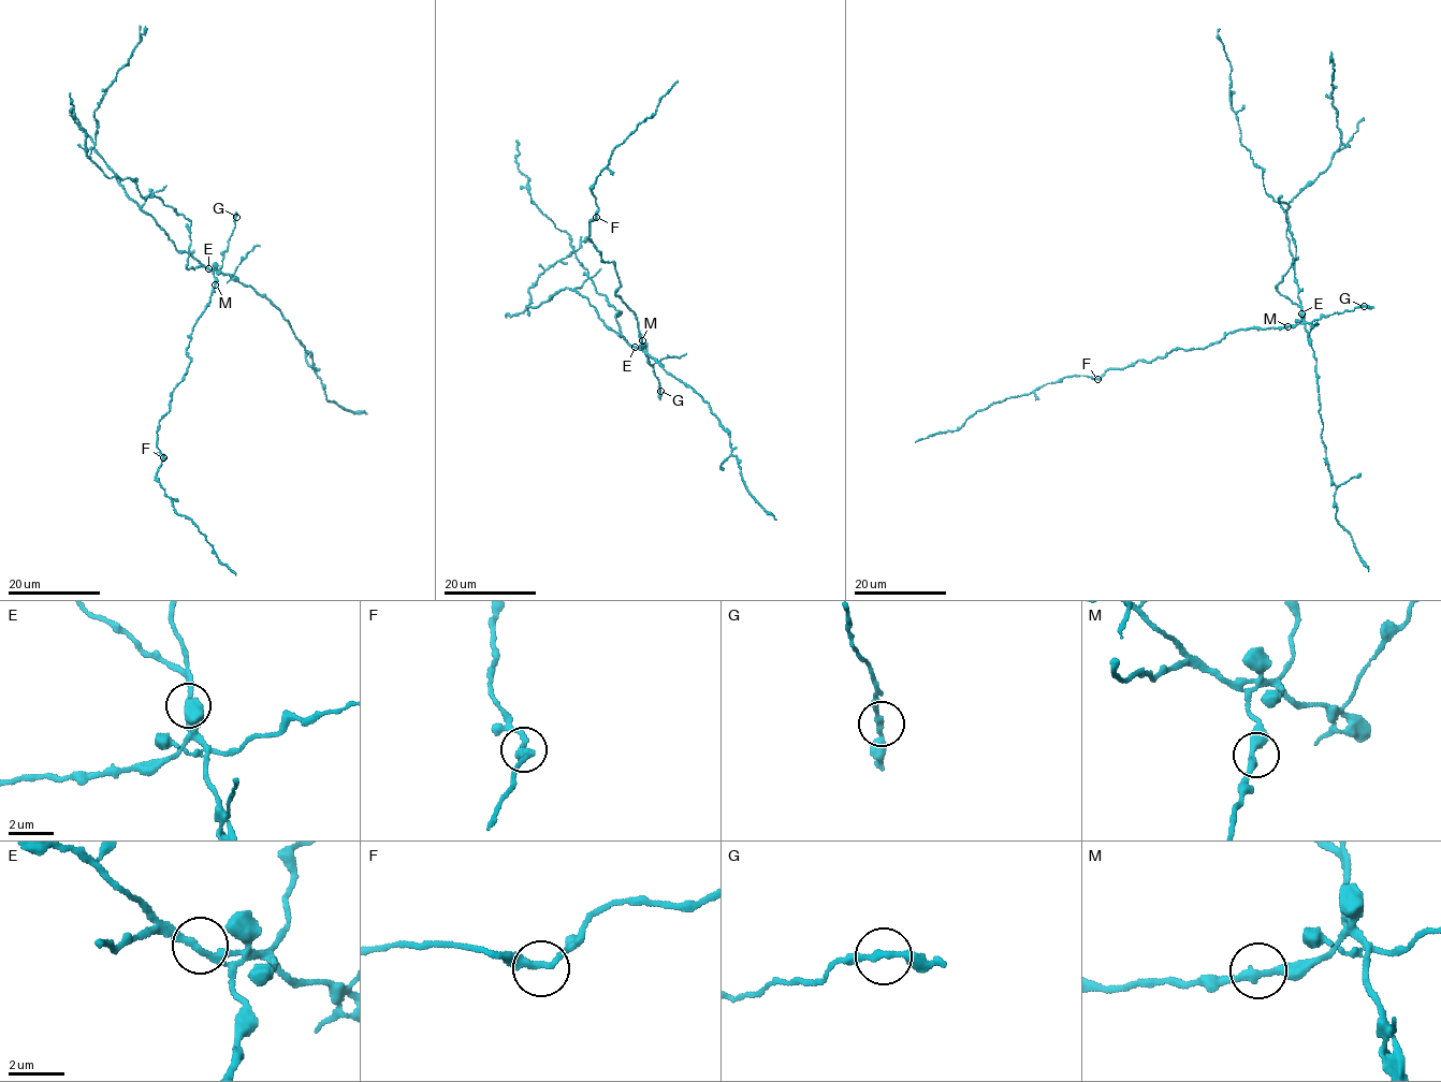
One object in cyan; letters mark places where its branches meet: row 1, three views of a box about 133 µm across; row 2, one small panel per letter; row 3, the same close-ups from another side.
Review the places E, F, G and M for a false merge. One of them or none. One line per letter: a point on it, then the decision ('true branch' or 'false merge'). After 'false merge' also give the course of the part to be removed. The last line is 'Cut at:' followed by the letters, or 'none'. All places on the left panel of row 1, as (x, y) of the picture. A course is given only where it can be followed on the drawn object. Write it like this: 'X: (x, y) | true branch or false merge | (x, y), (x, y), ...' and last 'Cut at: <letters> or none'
E: (208, 268) | false merge | (208, 268), (176, 249), (168, 234), (133, 202), (95, 147), (95, 110), (117, 71), (128, 62), (145, 26)
F: (163, 457) | true branch
G: (236, 217) | true branch
M: (215, 284) | true branch
Cut at: E

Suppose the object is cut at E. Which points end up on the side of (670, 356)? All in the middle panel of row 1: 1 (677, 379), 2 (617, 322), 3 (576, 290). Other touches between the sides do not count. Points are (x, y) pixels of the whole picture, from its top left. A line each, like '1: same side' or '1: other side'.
1: same side
2: other side
3: same side

